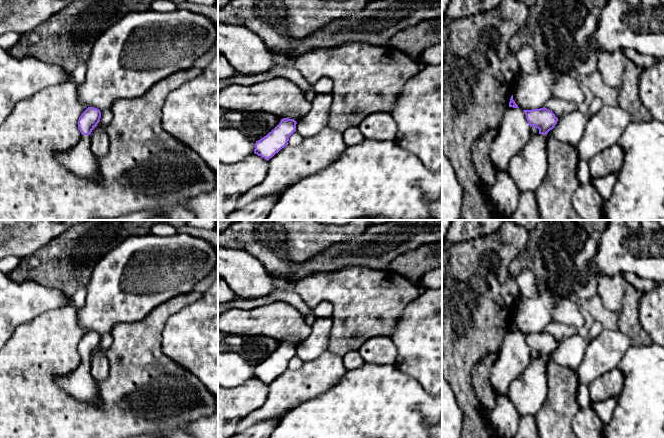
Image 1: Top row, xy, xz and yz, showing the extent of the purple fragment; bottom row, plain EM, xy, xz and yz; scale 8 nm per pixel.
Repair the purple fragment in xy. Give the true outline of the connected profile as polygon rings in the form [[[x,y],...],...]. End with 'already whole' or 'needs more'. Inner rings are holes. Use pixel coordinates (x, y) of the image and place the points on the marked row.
[[[88,107],[78,120],[78,128],[82,134],[80,141],[71,149],[56,152],[55,159],[73,174],[86,180],[100,182],[98,158],[91,150],[90,134],[97,126],[101,112],[95,107]]] | needs more

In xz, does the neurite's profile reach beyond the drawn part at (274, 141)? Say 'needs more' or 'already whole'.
already whole

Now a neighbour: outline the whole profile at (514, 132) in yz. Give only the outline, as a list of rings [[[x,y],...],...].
[[[509,107],[490,146],[495,168],[507,170],[509,160],[528,142],[530,125],[523,110]]]

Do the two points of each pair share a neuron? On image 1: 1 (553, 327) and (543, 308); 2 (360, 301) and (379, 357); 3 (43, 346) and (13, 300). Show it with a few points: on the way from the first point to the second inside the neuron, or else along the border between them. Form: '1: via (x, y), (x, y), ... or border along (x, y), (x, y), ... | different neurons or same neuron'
1: border along (553, 320), (543, 330) | different neurons
2: border along (389, 336), (370, 337), (356, 350) | different neurons
3: border along (48, 310), (32, 320), (22, 323), (10, 338) | different neurons

